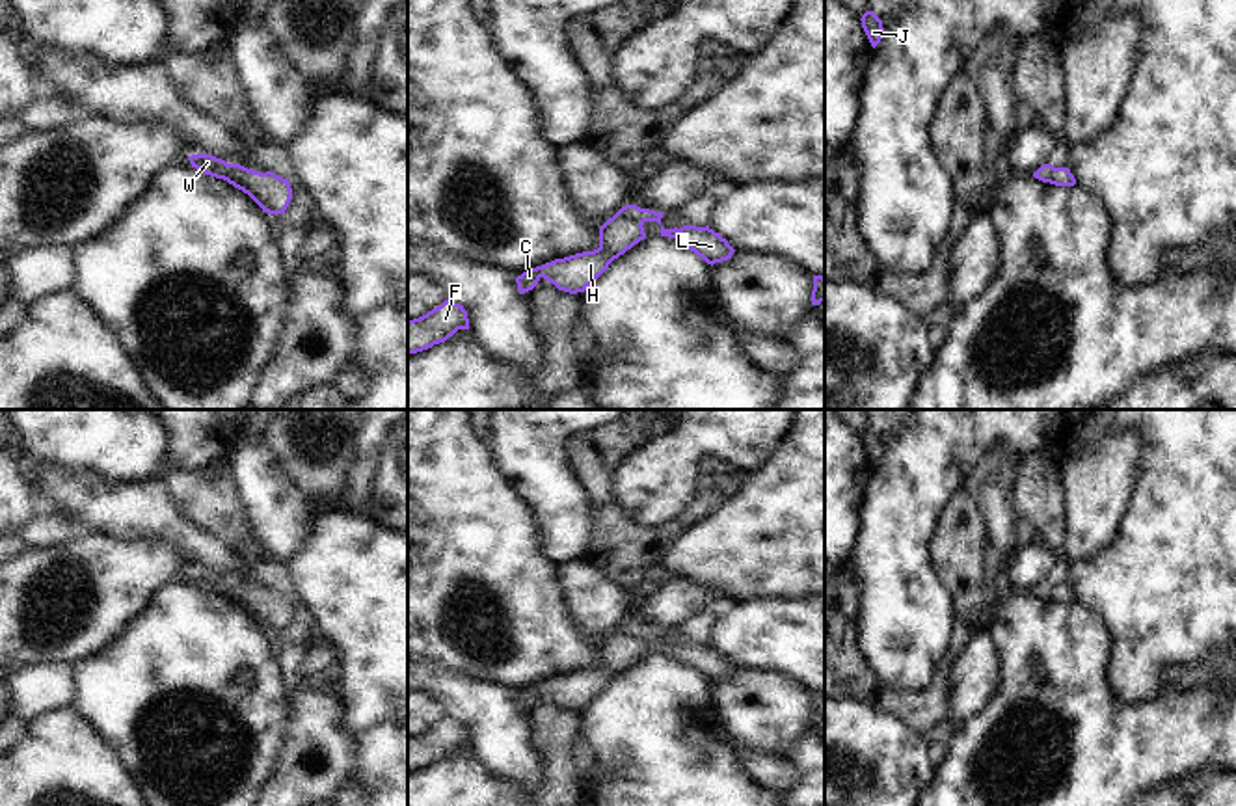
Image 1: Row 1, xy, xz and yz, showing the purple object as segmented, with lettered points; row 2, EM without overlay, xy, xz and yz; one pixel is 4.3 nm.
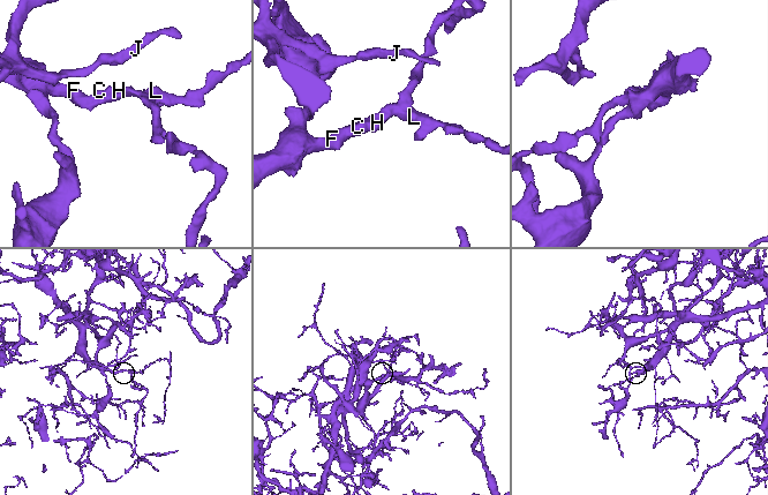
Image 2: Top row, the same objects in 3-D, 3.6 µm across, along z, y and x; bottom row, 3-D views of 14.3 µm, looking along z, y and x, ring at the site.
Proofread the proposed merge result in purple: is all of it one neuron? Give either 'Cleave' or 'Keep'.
Keep

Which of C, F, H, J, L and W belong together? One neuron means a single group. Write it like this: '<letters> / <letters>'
C F H J L W

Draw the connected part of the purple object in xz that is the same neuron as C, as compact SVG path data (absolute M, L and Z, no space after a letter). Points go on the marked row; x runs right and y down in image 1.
M637 205L622 207L599 227L598 249L529 268L516 277L519 294L532 290L542 277L553 283L558 290L570 294L584 292L614 259L646 238L642 225L646 222L657 222L661 225L663 214L665 212L640 208Z

